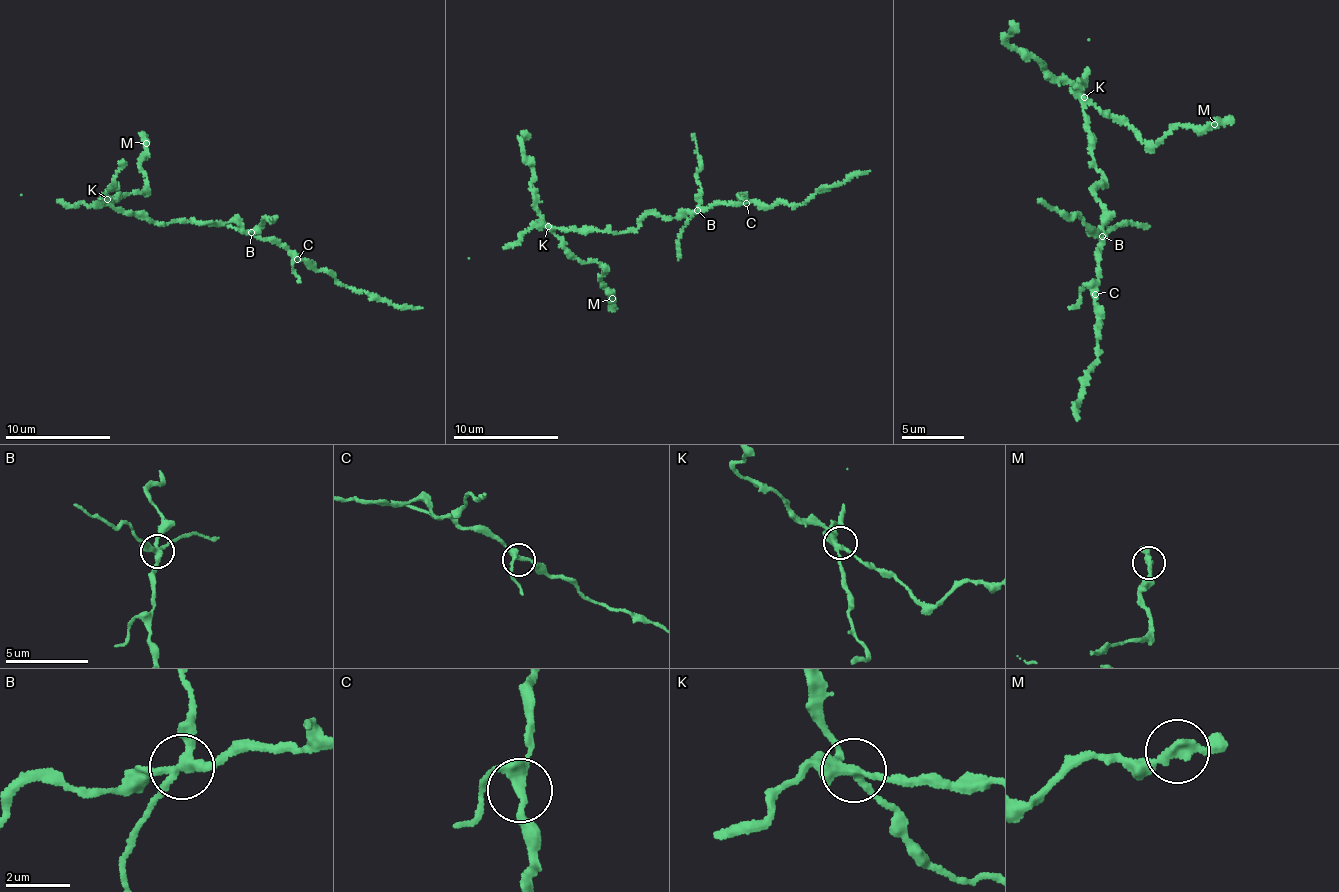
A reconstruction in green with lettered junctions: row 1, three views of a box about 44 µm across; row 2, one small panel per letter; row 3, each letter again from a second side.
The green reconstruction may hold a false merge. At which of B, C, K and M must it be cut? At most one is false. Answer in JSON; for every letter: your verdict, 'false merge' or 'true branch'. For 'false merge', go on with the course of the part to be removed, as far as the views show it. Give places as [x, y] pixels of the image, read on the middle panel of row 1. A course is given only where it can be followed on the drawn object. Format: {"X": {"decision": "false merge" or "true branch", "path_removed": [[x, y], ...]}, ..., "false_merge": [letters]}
{"B": {"decision": "false merge", "path_removed": [[698, 210], [699, 181], [692, 134]]}, "C": {"decision": "true branch"}, "K": {"decision": "true branch"}, "M": {"decision": "true branch"}, "false_merge": ["B"]}

